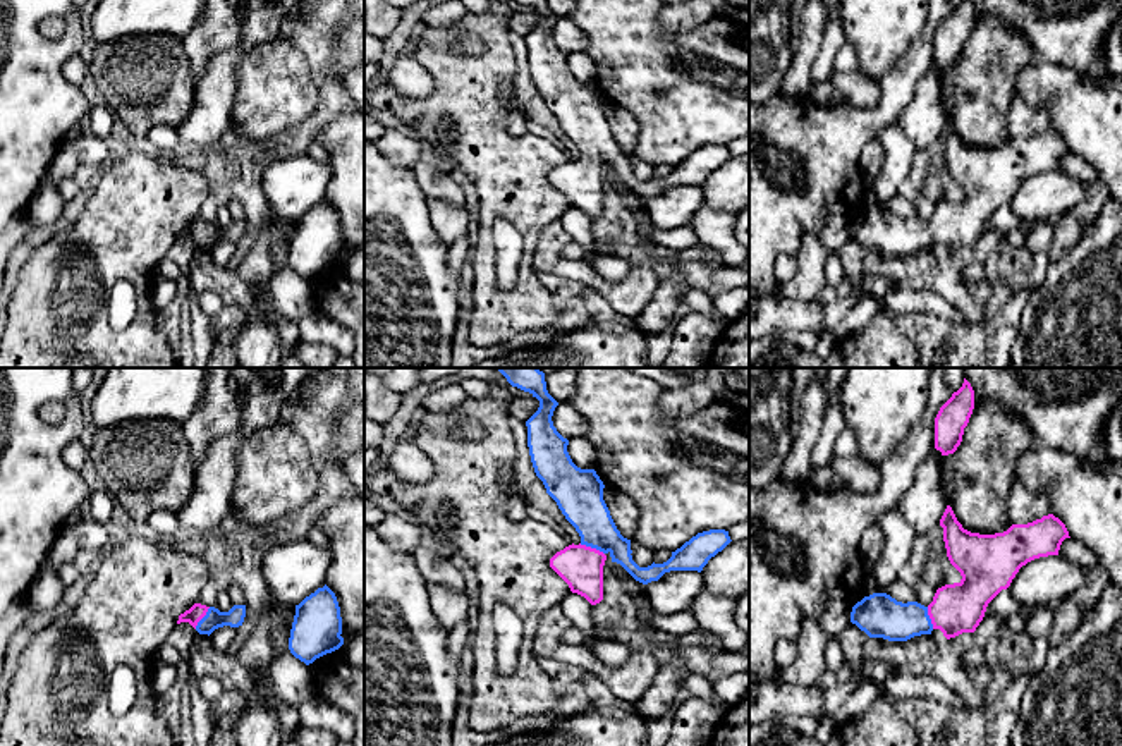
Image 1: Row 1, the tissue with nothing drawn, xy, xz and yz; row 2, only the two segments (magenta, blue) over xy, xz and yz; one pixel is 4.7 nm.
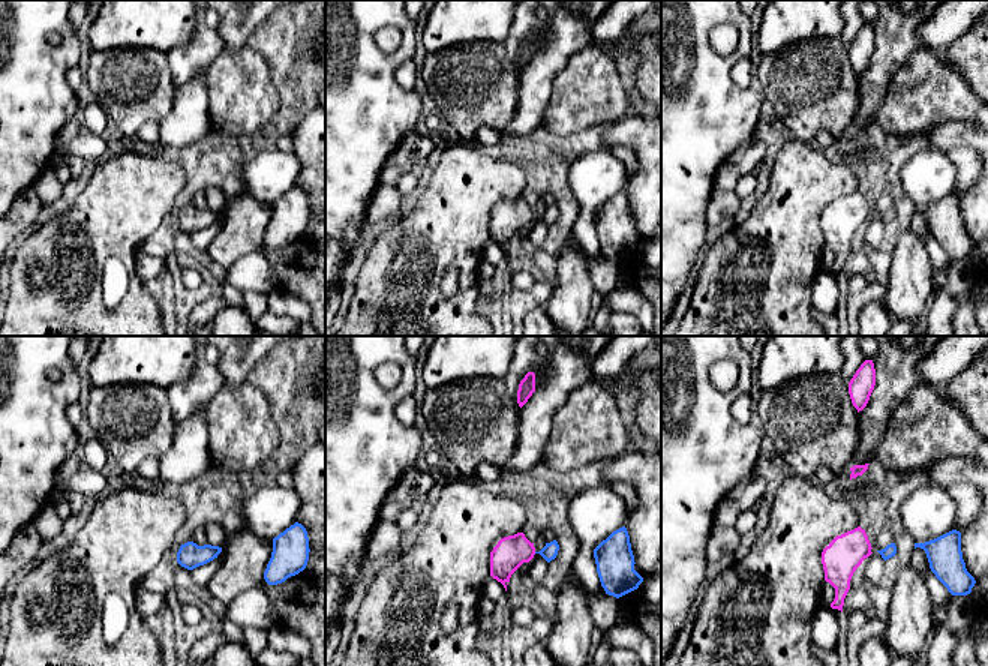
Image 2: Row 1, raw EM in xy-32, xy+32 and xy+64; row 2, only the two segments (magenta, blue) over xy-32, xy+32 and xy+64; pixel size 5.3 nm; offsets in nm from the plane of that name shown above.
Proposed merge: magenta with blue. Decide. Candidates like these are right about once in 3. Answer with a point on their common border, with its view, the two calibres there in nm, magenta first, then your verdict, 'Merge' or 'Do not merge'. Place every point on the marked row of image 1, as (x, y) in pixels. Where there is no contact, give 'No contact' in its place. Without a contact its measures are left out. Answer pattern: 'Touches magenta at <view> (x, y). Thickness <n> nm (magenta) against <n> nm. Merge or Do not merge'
Touches magenta at xz (590, 547). Thickness 200 nm (magenta) against 220 nm. Merge

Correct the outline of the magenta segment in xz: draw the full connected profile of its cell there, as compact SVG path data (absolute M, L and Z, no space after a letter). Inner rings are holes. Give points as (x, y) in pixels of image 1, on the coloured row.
M538 368L497 370L512 387L540 401L538 411L526 421L527 447L536 476L581 536L579 545L572 543L550 559L550 567L572 593L591 605L603 600L603 566L608 555L636 581L648 584L670 571L701 572L732 541L725 529L703 531L672 552L667 562L639 567L631 555L631 540L620 535L603 500L603 481L595 469L581 469L572 462L569 440L553 426L558 402L546 390L545 373Z

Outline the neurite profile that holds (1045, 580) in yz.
M1040 557L1019 569L1007 591L1024 612L1055 600L1069 600L1084 586L1088 571L1060 557Z

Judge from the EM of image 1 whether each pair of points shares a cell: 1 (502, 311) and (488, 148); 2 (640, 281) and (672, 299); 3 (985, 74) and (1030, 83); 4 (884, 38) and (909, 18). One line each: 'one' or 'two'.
1: one
2: two
3: two
4: one

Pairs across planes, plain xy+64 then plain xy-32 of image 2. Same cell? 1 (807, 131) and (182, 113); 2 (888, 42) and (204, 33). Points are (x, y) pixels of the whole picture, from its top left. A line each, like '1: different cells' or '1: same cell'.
1: different cells
2: different cells

